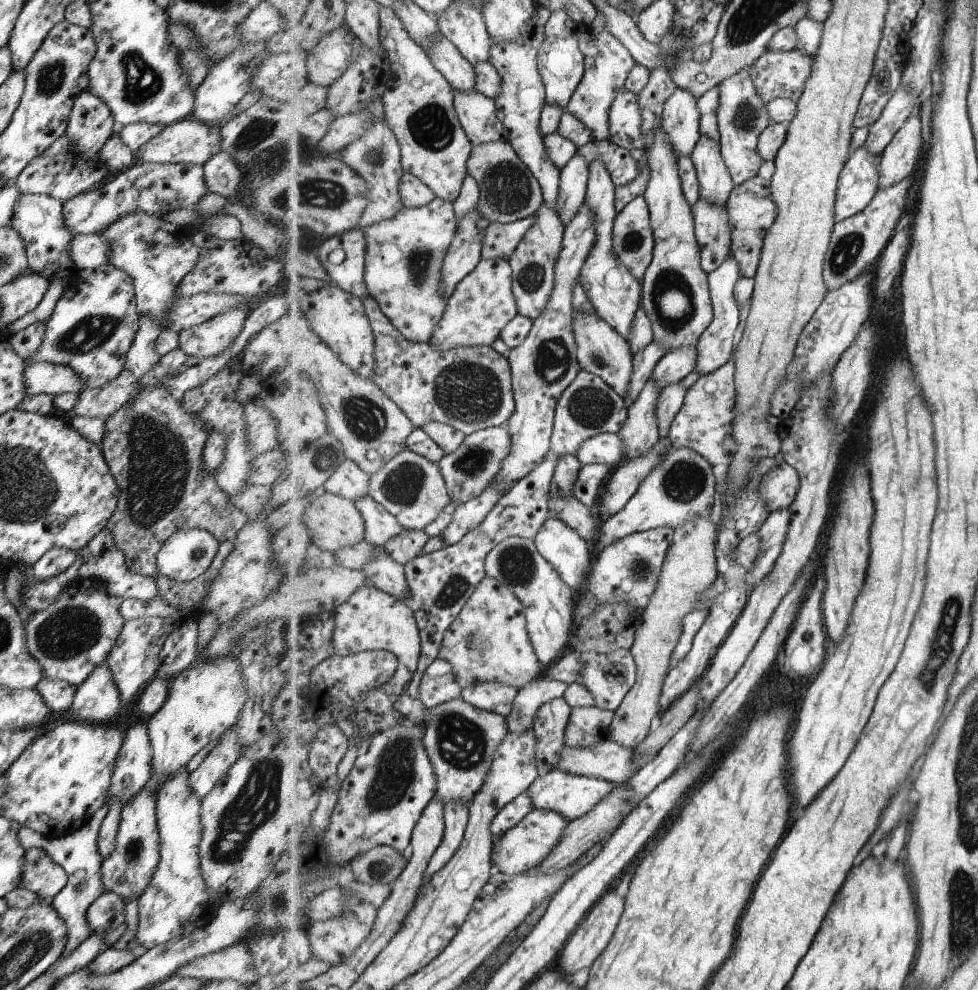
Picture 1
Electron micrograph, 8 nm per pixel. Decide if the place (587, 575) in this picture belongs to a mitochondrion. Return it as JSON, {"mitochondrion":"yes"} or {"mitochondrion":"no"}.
{"mitochondrion":"no"}

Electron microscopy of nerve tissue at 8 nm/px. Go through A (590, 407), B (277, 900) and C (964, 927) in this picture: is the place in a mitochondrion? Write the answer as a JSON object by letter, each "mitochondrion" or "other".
{"A":"mitochondrion","B":"mitochondrion","C":"mitochondrion"}

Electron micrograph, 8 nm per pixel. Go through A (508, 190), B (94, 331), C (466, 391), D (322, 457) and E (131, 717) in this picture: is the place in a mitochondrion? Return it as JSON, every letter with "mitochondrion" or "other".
{"A":"mitochondrion","B":"mitochondrion","C":"mitochondrion","D":"mitochondrion","E":"other"}

